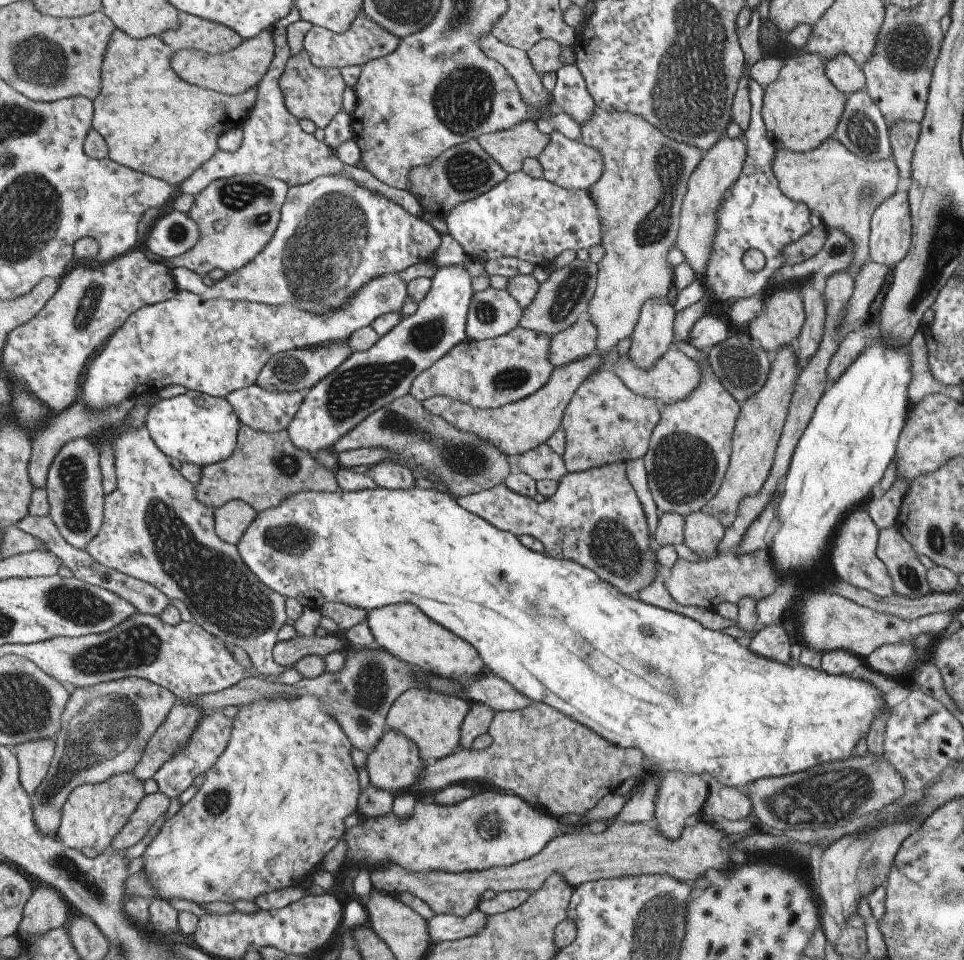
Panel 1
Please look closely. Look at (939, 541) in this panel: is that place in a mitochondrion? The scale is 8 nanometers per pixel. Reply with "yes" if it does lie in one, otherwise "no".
yes

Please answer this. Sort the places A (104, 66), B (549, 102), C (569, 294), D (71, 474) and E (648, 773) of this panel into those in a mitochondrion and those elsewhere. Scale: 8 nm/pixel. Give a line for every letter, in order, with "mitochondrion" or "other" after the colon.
A: other
B: other
C: mitochondrion
D: mitochondrion
E: other

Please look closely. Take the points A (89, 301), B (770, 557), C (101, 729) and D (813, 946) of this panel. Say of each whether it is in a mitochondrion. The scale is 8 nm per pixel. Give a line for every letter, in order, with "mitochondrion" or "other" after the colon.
A: mitochondrion
B: other
C: mitochondrion
D: other

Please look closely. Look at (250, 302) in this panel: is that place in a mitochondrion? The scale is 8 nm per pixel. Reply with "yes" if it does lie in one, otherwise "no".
no

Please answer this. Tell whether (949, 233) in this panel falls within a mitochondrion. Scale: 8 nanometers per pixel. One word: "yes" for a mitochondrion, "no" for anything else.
yes

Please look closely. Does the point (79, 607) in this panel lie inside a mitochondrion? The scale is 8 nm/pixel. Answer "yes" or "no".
yes

